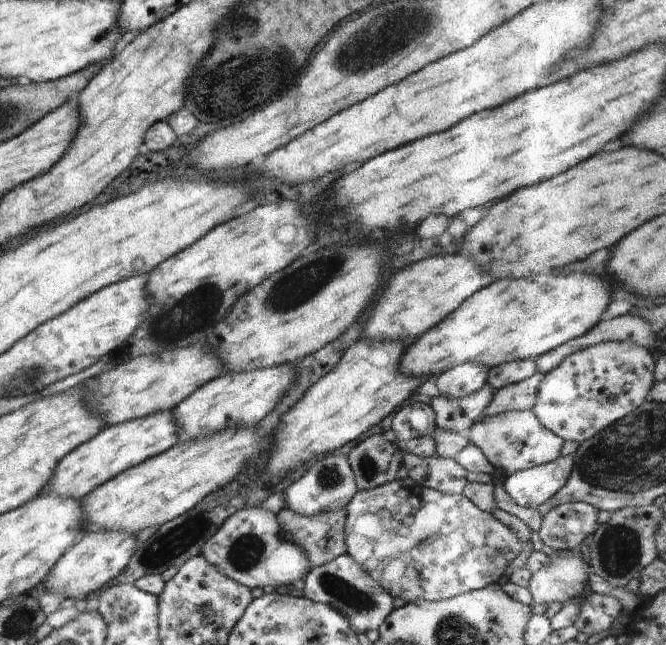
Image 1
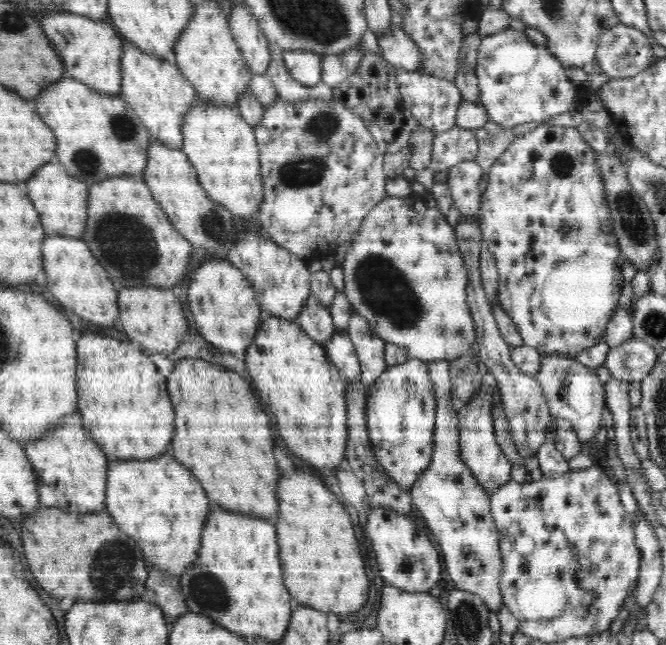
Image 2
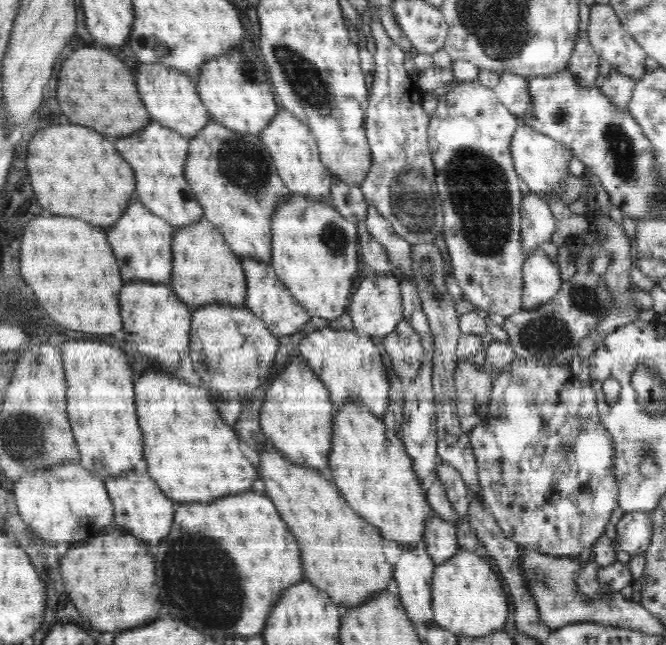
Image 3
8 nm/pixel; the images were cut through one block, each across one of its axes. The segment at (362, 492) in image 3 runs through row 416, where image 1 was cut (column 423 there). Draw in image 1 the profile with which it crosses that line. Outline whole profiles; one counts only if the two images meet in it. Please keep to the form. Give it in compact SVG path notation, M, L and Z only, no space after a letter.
M532 274L520 280L500 280L478 290L468 300L464 300L434 328L411 341L403 352L399 368L405 375L433 377L461 365L473 362L489 369L510 361L536 359L557 346L586 334L599 320L600 315L611 302L611 288L602 278L592 278L584 274Z

